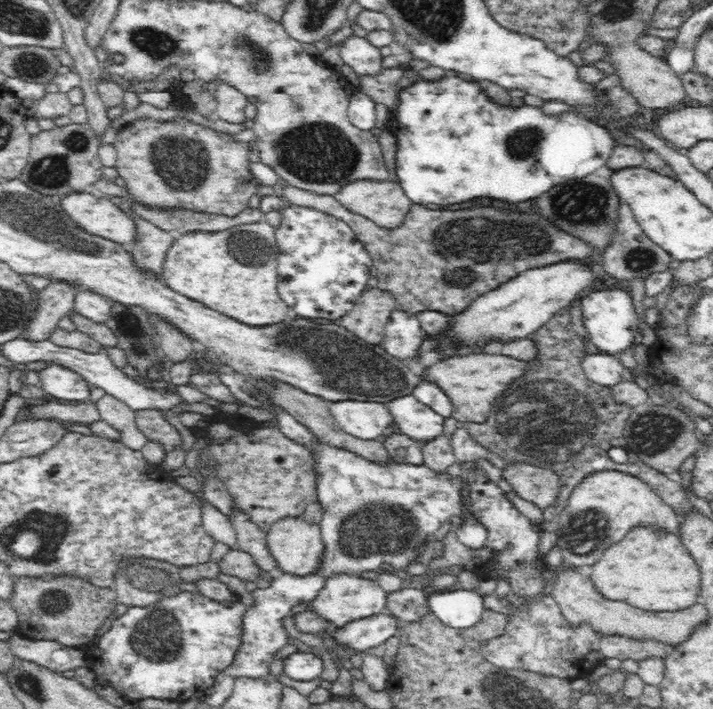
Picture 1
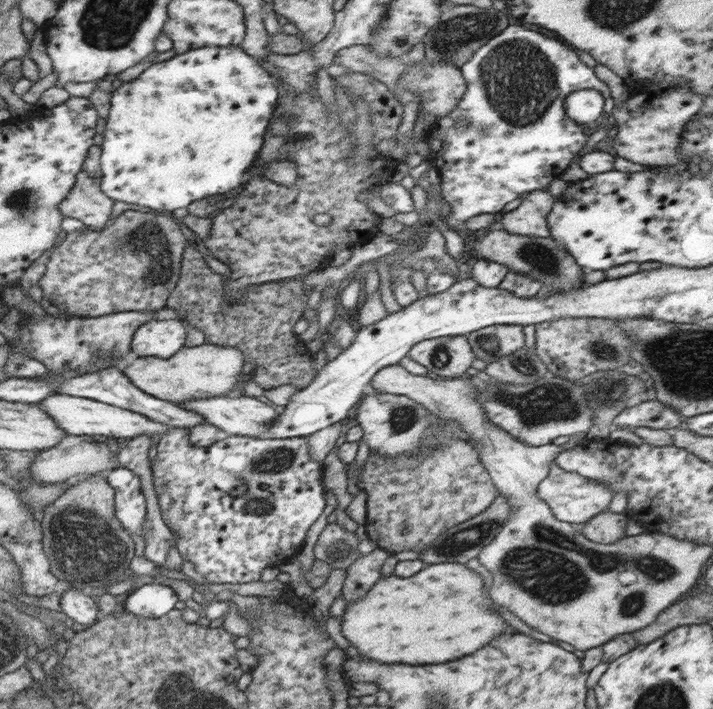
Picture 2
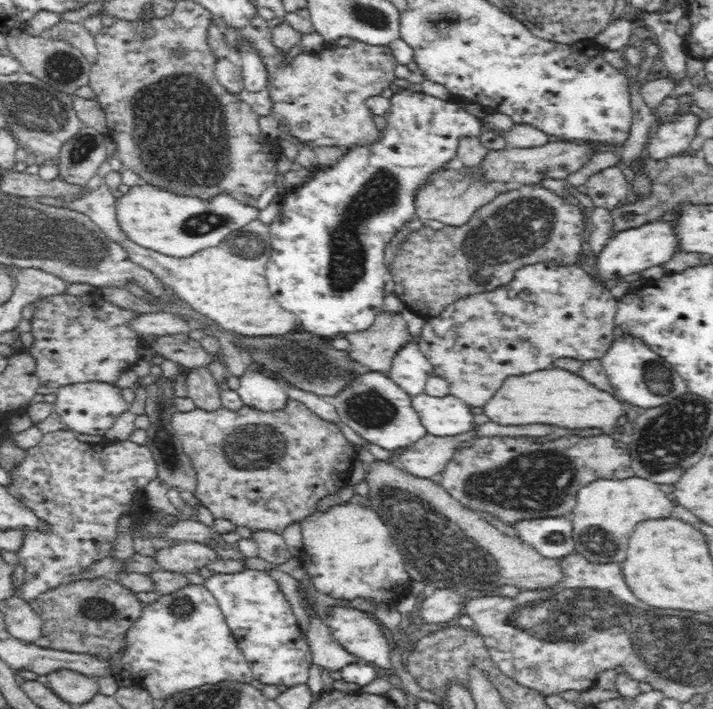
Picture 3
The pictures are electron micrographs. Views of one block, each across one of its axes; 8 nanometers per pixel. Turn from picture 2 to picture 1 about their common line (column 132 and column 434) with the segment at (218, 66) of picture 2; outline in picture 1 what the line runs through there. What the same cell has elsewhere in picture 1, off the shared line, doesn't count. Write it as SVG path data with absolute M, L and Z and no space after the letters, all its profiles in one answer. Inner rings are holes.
M444 76L438 80L418 80L404 88L398 95L400 95L400 104L393 111L396 118L392 120L392 132L394 132L397 140L395 172L406 196L412 199L412 202L424 206L430 203L440 206L456 204L456 202L470 200L470 198L478 198L478 196L492 196L492 198L500 198L500 200L510 200L510 202L528 200L528 198L534 198L534 196L538 196L546 190L549 191L557 184L596 172L598 168L602 168L607 163L609 156L612 155L613 148L616 147L614 139L604 125L598 124L578 112L564 112L564 114L558 114L558 116L548 116L538 107L532 105L524 104L520 107L498 106L487 96L484 96L478 83L466 81L458 76Z

